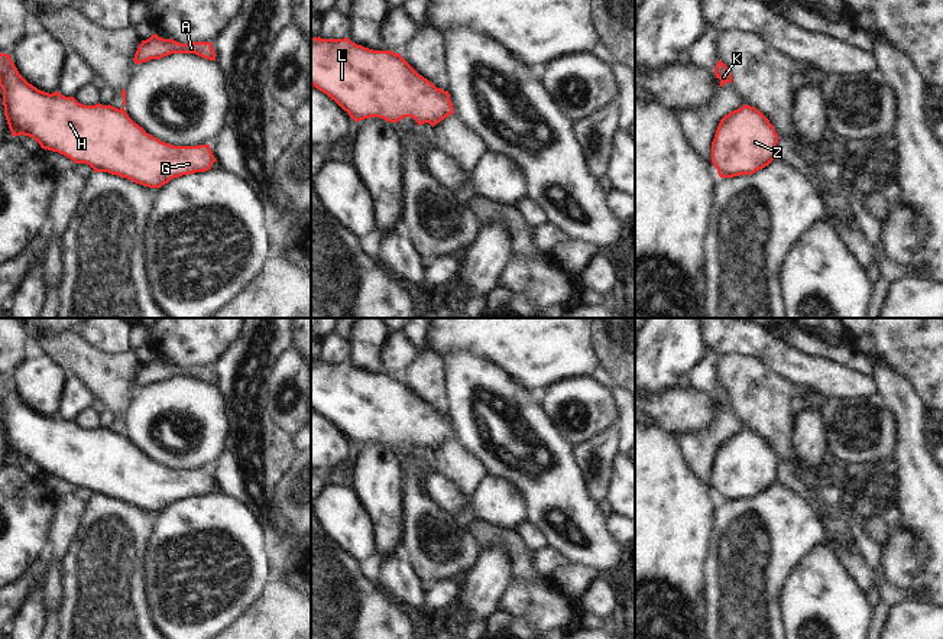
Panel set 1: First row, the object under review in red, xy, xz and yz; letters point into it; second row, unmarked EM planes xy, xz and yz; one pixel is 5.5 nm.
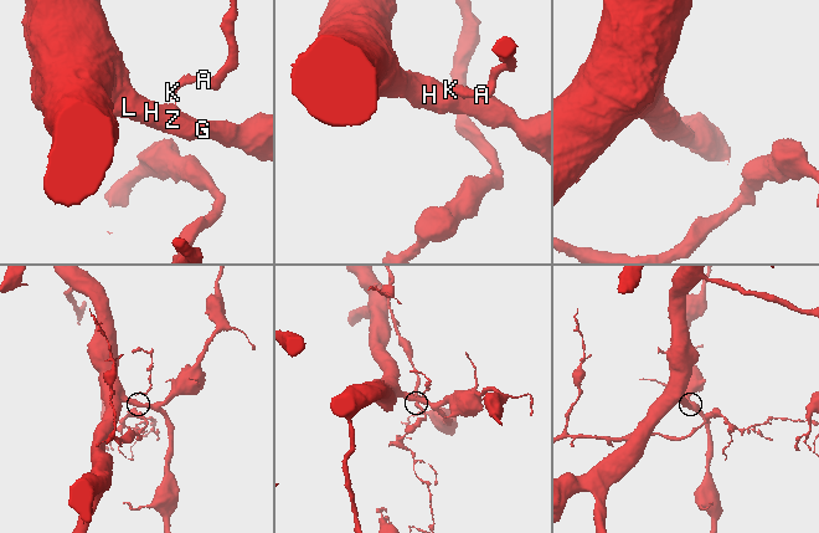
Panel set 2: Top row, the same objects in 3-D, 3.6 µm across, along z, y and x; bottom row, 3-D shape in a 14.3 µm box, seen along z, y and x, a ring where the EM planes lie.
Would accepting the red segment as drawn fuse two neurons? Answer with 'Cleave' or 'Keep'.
Cleave

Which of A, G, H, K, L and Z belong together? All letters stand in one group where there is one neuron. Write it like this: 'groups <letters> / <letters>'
groups A K / G H L Z

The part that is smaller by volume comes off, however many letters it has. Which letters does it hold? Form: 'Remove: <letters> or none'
Remove: A, K

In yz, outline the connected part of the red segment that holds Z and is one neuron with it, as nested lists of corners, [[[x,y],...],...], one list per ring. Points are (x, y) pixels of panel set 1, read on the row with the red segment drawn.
[[[743,104],[720,120],[712,142],[712,163],[720,178],[752,175],[778,158],[777,143],[769,120]]]

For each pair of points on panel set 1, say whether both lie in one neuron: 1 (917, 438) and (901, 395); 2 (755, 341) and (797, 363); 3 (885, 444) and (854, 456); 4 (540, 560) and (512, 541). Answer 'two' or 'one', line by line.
1: one
2: one
3: one
4: two

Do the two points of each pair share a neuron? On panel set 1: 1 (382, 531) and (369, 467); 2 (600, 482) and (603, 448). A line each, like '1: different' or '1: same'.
1: same
2: same

